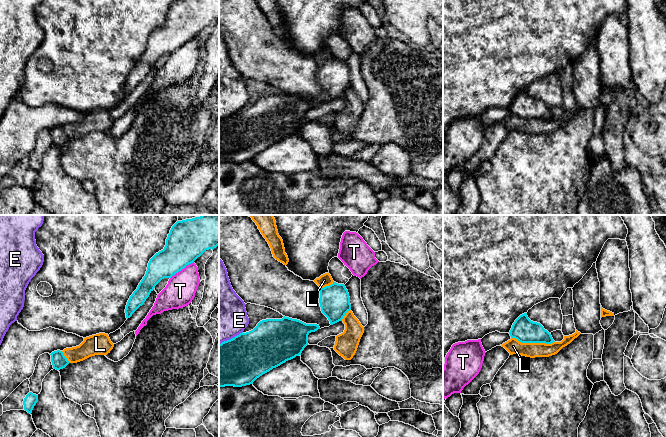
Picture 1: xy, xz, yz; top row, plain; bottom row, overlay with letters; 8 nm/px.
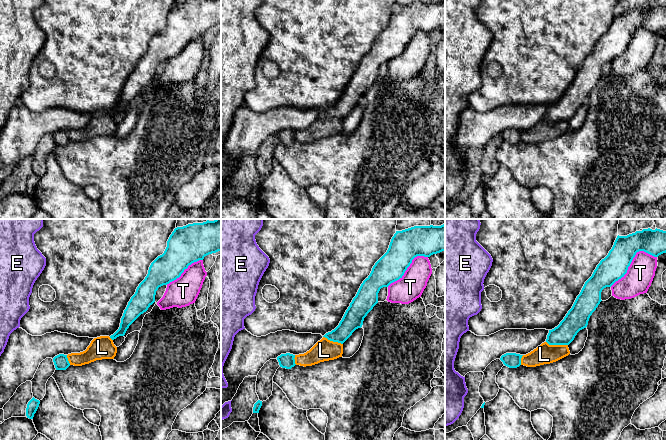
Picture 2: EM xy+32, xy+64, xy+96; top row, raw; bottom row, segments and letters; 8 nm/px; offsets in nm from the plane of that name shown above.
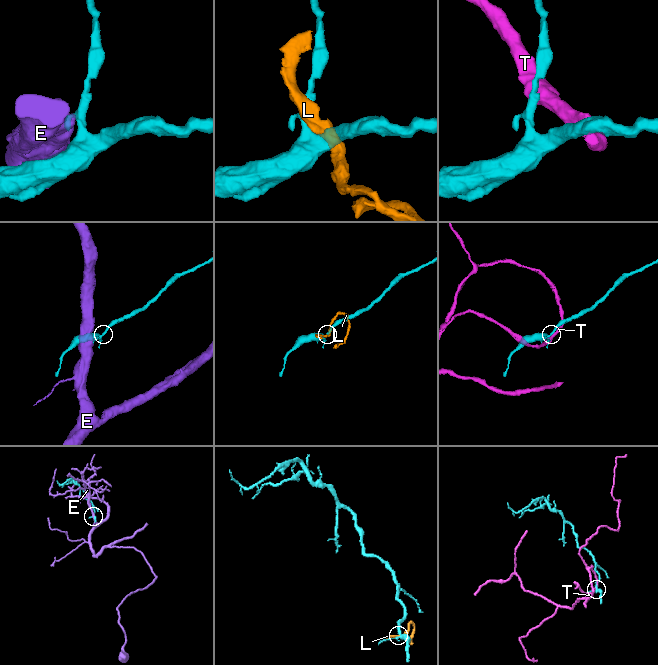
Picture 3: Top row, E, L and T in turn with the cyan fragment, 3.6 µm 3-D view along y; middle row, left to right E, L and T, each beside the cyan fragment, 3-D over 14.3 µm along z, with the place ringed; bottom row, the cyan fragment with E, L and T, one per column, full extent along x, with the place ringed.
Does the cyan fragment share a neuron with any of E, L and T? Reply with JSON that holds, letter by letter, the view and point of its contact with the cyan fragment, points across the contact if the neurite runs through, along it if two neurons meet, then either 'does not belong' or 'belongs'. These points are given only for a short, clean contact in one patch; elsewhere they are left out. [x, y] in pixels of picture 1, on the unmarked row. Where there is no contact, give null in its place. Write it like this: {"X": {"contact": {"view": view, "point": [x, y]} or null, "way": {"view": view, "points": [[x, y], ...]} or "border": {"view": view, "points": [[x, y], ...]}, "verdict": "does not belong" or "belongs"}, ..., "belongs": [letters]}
{"E": {"contact": {"view": "xz", "point": [230, 115]}, "verdict": "does not belong"}, "L": {"contact": {"view": "yz", "point": [533, 118]}, "verdict": "does not belong"}, "T": {"contact": {"view": "xy", "point": [181, 45]}, "verdict": "does not belong"}, "belongs": []}

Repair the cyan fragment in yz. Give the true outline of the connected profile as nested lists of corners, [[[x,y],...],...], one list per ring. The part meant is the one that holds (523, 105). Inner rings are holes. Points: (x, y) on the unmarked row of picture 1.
[[[527,89],[520,91],[515,96],[509,110],[521,119],[551,120],[555,118],[551,110],[540,99],[528,94]]]

